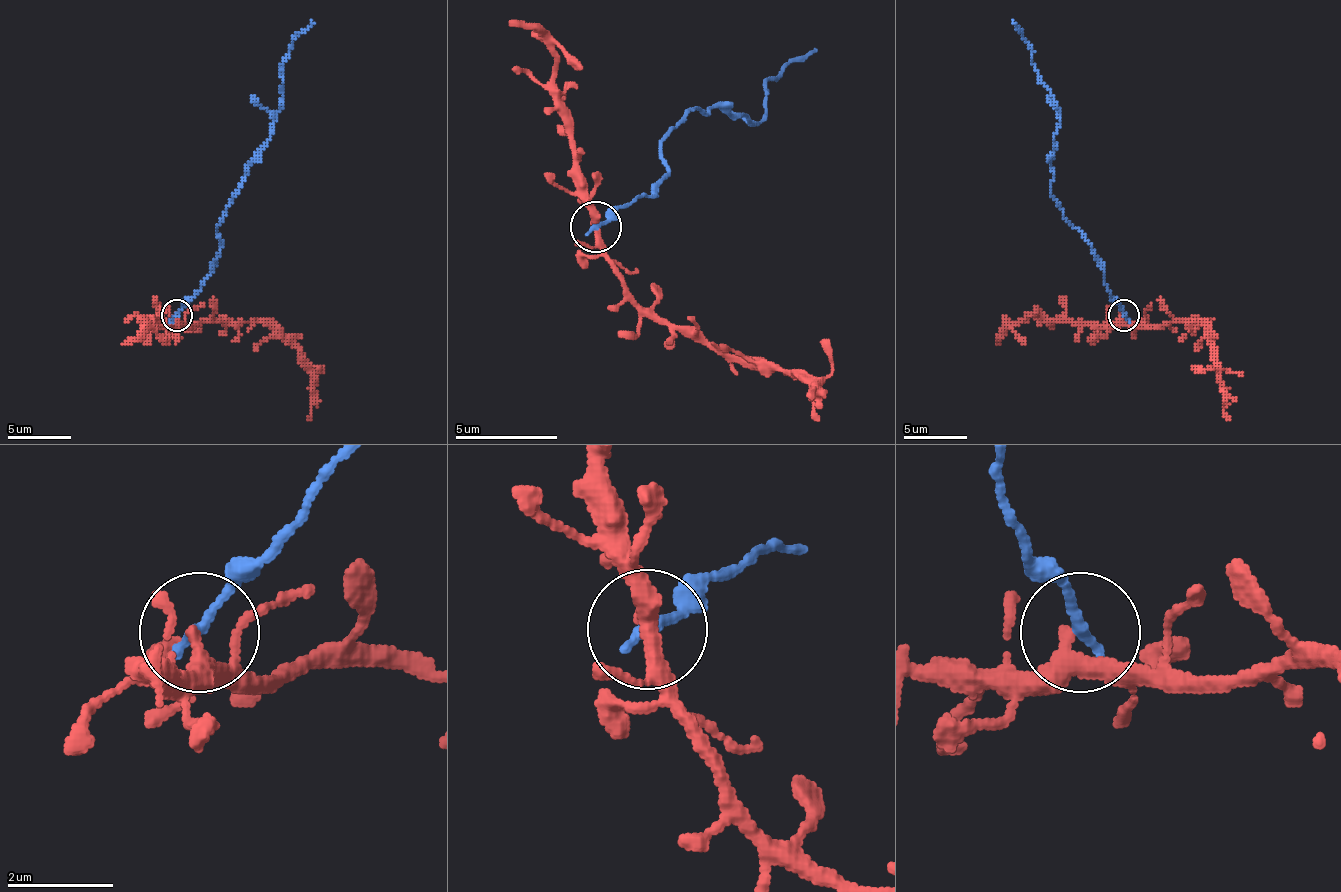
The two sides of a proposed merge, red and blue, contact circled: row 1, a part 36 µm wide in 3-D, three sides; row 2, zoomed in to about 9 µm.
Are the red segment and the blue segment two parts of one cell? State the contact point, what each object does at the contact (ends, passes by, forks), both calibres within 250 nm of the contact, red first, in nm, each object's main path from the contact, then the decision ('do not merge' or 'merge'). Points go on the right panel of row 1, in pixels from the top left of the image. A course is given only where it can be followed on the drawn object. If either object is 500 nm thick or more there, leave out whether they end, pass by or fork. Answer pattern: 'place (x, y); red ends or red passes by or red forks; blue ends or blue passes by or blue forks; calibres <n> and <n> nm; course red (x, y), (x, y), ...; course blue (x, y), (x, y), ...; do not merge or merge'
place (1123, 315); red passes by; blue ends; calibres 280 and 200 nm; course red (1123, 316), (1126, 322), (1145, 325), (1198, 322), (1205, 325), (1220, 376), (1223, 413), (1230, 420); course blue (1123, 316), (1107, 287), (1094, 250), (1050, 193), (1050, 161), (1060, 111), (1034, 67), (1031, 45), (1012, 20); do not merge

